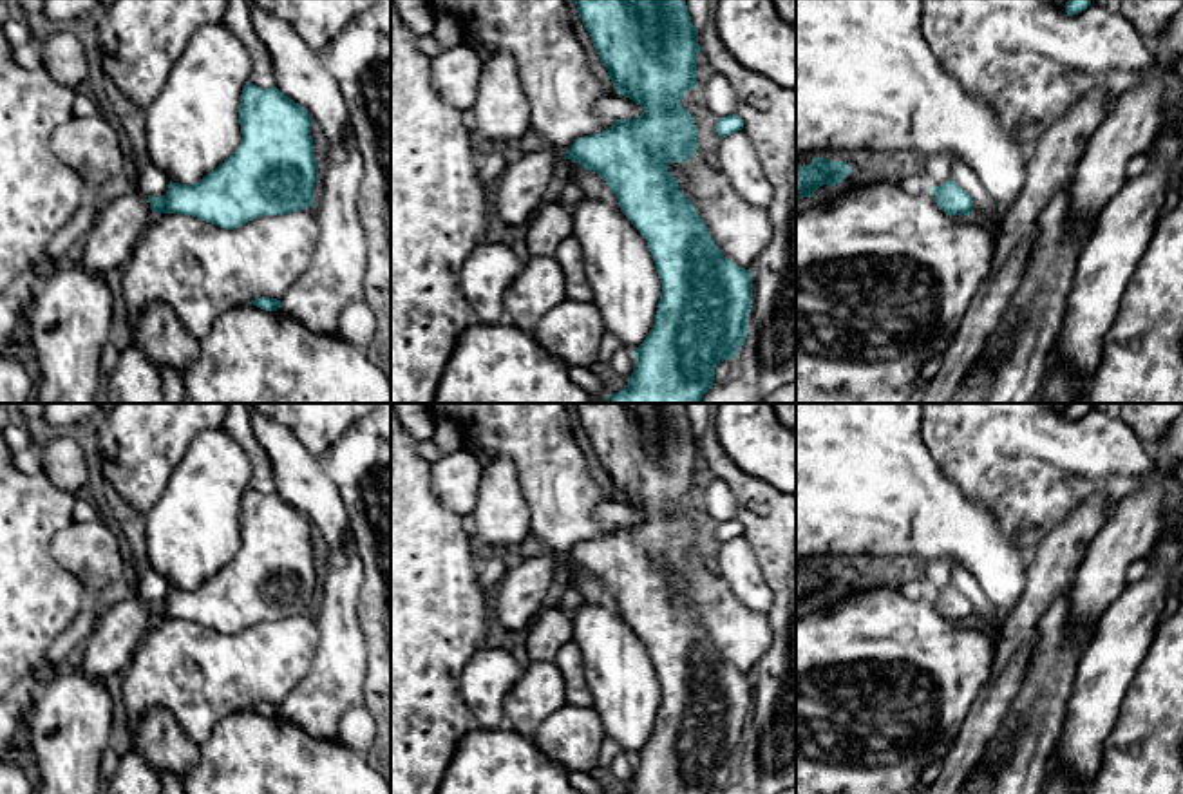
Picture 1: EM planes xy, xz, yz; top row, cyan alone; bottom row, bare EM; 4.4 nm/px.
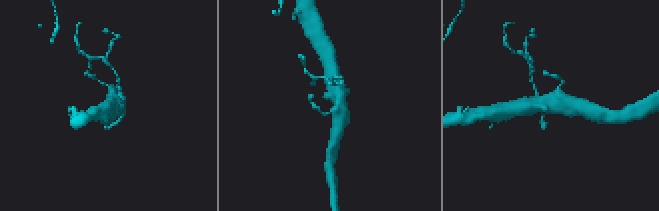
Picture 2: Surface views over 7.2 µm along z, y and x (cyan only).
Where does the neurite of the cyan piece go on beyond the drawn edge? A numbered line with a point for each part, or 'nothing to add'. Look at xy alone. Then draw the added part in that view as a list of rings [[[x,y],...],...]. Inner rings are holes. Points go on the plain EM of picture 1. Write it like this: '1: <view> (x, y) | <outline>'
1: xy (111, 646) | [[[139,597],[118,602],[98,615],[96,626],[85,640],[81,669],[101,682],[127,671],[150,628],[150,619],[148,600]]]

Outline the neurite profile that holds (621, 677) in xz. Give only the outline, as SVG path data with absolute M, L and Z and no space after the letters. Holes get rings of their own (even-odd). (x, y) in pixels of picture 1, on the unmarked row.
M584 602L570 615L606 738L635 756L653 734L662 700L648 647L620 613L608 608Z

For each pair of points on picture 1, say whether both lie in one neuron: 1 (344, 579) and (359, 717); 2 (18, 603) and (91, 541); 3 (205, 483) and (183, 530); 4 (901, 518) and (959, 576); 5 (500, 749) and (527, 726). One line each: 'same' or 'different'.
1: different
2: different
3: same
4: different
5: different

